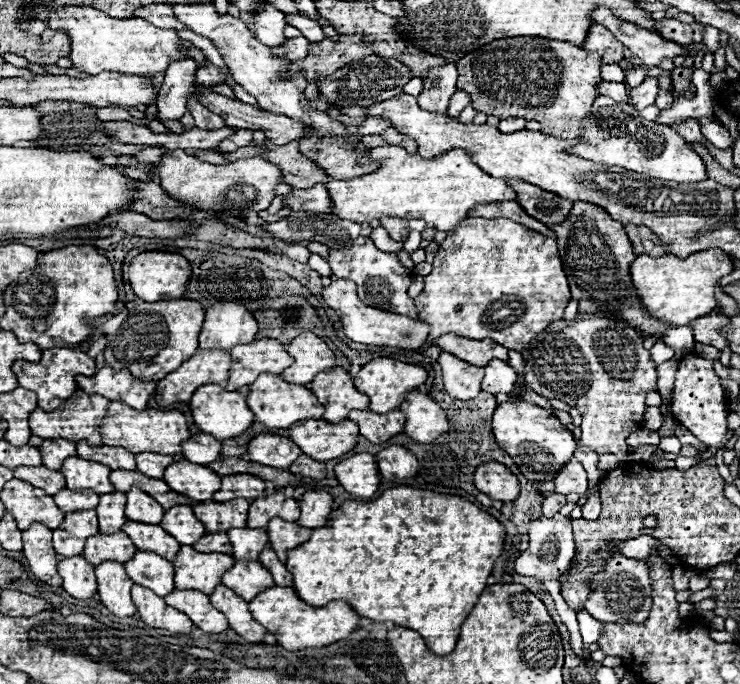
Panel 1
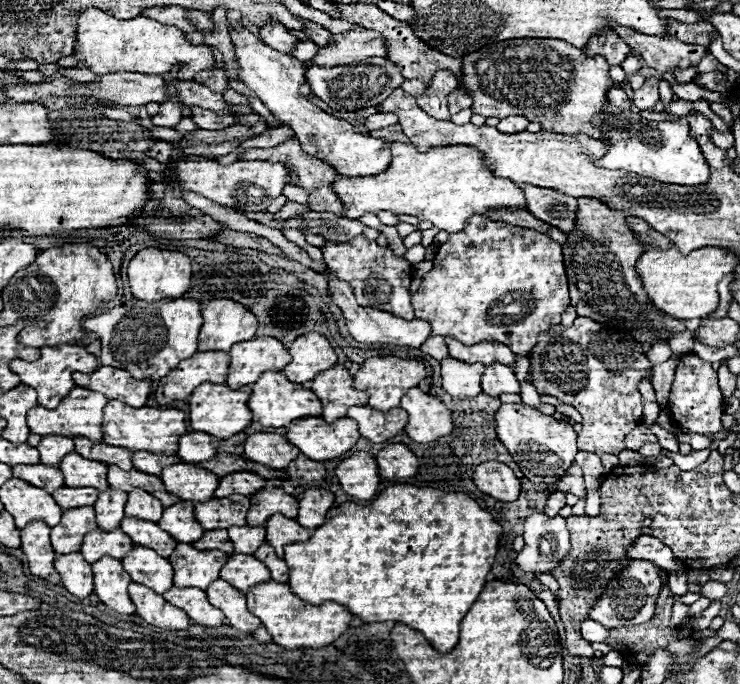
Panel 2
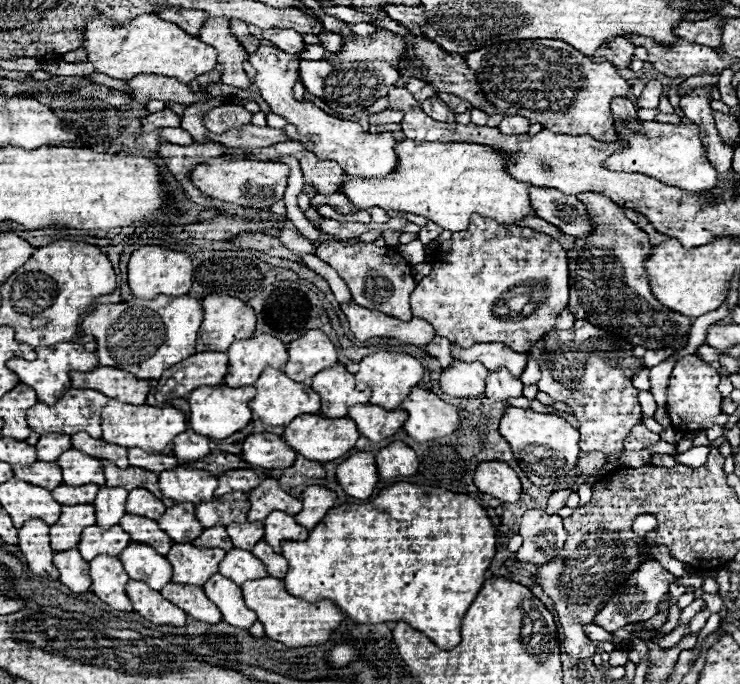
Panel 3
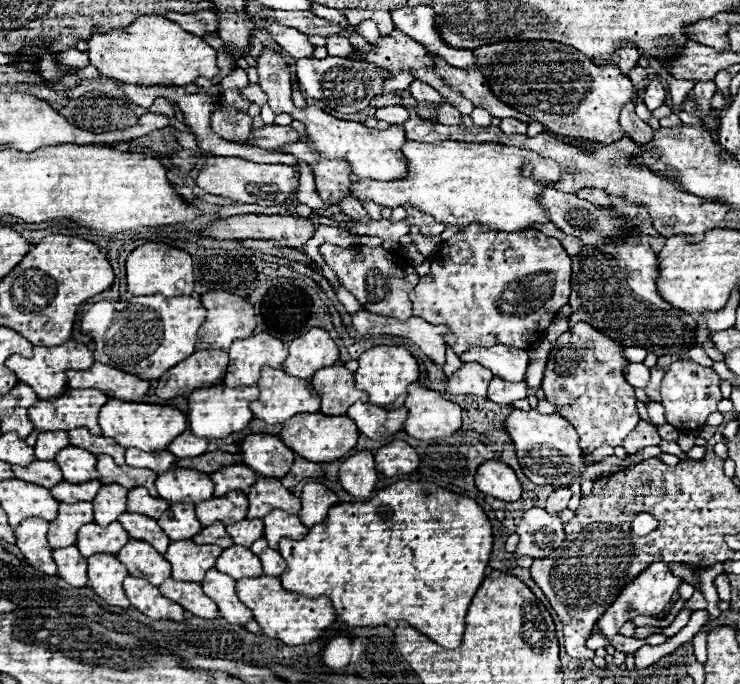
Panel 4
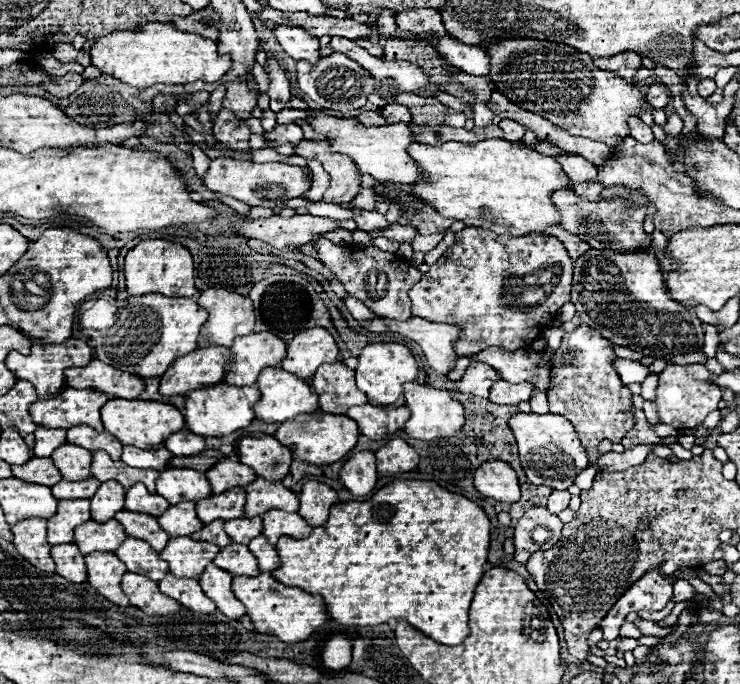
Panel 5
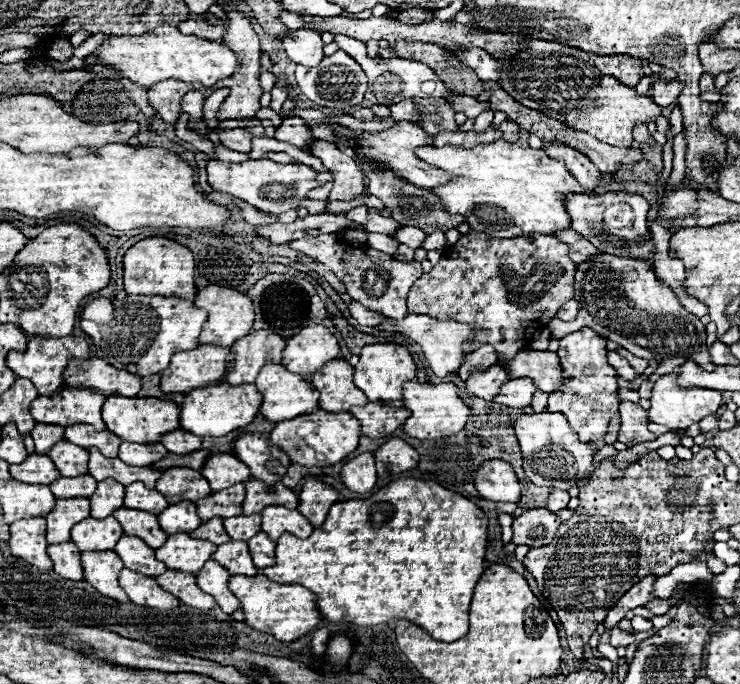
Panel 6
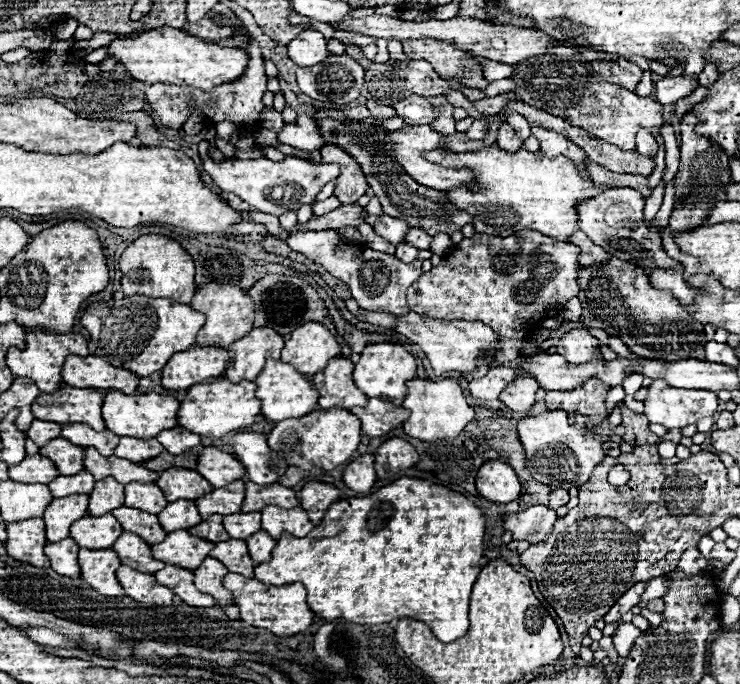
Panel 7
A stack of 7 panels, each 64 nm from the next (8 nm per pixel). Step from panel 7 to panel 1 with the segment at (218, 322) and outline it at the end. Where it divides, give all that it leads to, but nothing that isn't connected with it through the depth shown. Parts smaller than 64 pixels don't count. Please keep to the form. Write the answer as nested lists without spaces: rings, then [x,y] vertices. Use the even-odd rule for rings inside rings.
[[[218,302],[206,310],[206,320],[198,336],[202,350],[232,350],[236,344],[256,340],[258,324],[252,314],[234,302]]]

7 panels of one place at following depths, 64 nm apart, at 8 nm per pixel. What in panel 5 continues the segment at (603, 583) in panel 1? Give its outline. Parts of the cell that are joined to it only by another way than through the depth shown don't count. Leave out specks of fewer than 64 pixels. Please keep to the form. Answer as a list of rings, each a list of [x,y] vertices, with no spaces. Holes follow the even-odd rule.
[[[650,570],[648,574],[644,574],[644,578],[636,580],[636,584],[632,584],[630,590],[620,596],[616,606],[612,606],[612,610],[608,610],[608,614],[602,618],[600,628],[604,632],[604,640],[612,642],[614,638],[618,638],[620,626],[630,612],[662,610],[672,598],[672,588],[674,582],[670,580],[670,576],[662,576],[660,570]]]

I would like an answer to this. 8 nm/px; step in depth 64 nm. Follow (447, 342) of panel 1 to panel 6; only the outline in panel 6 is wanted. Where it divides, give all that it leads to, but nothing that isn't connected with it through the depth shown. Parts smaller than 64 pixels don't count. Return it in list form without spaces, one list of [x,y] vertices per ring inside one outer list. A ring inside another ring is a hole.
[[[520,350],[508,362],[496,362],[508,370],[510,380],[532,378],[536,388],[542,392],[554,392],[562,386],[562,368],[554,352],[548,350]]]

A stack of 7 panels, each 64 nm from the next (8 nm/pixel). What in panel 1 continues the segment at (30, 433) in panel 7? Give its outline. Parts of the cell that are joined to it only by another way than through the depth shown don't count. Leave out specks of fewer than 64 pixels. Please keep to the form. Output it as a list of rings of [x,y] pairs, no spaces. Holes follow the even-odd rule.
[[[52,438],[52,440],[42,442],[40,452],[42,452],[42,462],[44,462],[46,468],[60,470],[64,458],[76,456],[76,444],[64,442],[62,438]]]

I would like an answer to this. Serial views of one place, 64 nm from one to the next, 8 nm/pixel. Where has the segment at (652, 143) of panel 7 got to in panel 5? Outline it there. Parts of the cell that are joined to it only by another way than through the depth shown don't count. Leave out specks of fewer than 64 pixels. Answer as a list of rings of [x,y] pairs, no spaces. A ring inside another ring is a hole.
[[[632,116],[628,118],[628,130],[630,130],[630,136],[636,138],[638,142],[654,142],[654,134],[650,130],[648,124],[644,124],[640,118]]]

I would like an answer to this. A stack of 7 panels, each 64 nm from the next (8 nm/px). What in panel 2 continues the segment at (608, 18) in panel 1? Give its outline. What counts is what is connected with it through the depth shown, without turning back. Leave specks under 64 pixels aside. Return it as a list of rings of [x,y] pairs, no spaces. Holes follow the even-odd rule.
[[[608,22],[608,26],[624,40],[634,52],[640,52],[640,58],[646,66],[656,68],[658,72],[676,70],[678,64],[686,58],[692,66],[700,62],[700,58],[706,54],[704,46],[698,44],[684,44],[676,38],[652,38],[650,34],[636,34],[636,30],[628,30],[624,26],[616,26],[614,22]]]

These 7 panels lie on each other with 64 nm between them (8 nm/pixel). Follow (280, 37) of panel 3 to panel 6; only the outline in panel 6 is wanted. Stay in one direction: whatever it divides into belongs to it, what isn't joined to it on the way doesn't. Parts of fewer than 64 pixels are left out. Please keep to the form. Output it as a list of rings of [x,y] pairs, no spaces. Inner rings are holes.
[[[298,28],[298,30],[288,30],[284,38],[280,38],[288,58],[296,64],[302,66],[316,66],[322,58],[322,40],[320,34],[314,30],[306,30],[306,28]]]

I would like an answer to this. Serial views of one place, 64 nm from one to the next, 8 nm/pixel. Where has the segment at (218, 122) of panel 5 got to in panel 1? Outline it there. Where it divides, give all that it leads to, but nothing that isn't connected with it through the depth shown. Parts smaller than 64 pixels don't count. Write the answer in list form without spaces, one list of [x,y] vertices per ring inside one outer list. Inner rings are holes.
[[[198,92],[188,98],[188,106],[186,106],[186,108],[188,108],[188,112],[194,116],[196,126],[202,128],[202,130],[218,130],[218,128],[224,128],[224,126],[226,126],[220,116],[212,114],[212,112],[200,102],[200,94],[198,94]]]

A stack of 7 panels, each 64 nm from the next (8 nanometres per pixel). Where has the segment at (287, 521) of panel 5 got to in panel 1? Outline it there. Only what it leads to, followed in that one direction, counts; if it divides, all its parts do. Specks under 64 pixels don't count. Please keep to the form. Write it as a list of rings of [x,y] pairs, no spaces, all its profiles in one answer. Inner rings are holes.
[[[272,518],[268,522],[268,538],[272,550],[278,554],[280,562],[286,562],[286,552],[304,544],[310,538],[308,528],[298,526],[296,522],[286,522],[282,518]]]

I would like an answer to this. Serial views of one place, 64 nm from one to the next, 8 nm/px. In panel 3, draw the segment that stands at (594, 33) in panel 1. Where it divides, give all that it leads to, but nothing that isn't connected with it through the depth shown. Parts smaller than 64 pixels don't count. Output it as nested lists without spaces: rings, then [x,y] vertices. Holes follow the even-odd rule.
[[[614,38],[608,46],[600,46],[600,50],[596,50],[594,58],[608,58],[616,68],[628,68],[630,58],[634,56],[634,44],[628,42],[626,38]]]

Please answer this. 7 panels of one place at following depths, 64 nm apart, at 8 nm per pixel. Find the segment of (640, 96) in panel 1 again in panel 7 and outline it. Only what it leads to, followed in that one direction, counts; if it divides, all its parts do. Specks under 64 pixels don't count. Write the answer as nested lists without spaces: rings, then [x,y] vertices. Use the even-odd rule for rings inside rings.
[[[662,78],[656,82],[656,100],[660,104],[676,104],[680,98],[686,98],[696,86],[692,78]]]

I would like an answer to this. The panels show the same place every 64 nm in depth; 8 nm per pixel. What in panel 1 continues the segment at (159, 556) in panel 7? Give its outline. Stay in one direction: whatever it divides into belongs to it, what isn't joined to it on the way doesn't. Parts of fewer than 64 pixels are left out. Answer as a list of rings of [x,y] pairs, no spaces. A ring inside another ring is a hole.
[[[182,546],[174,558],[176,588],[198,590],[206,596],[220,584],[224,572],[234,566],[234,558],[228,554],[200,554],[192,546]]]

